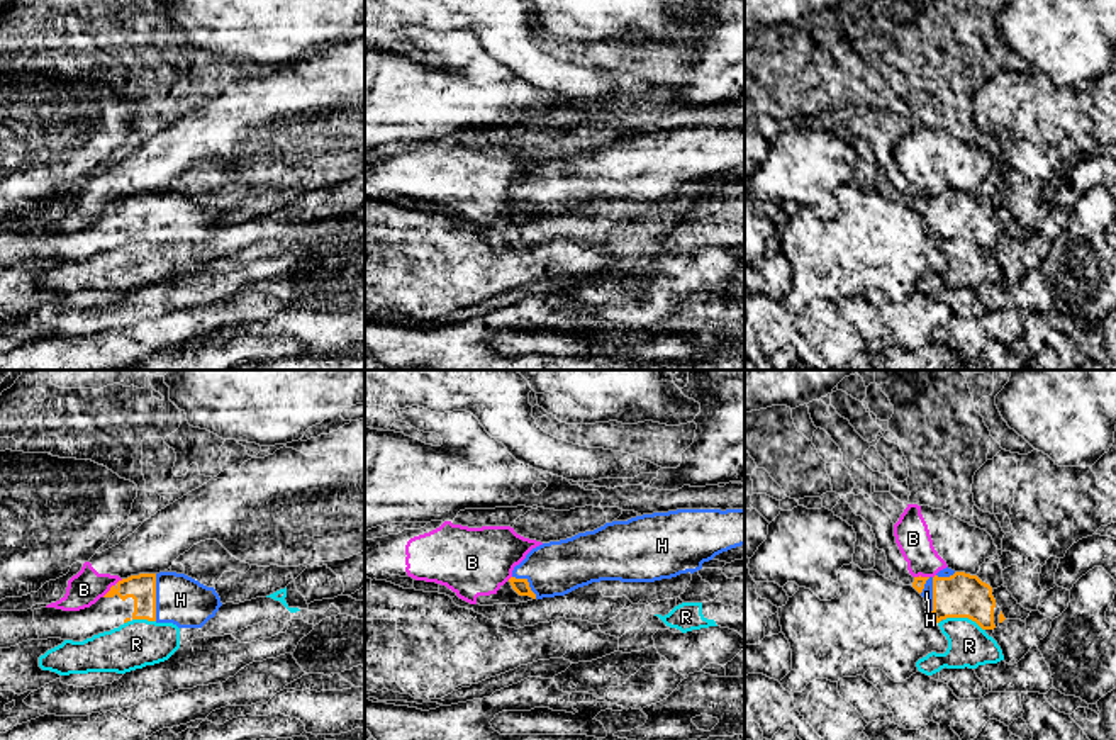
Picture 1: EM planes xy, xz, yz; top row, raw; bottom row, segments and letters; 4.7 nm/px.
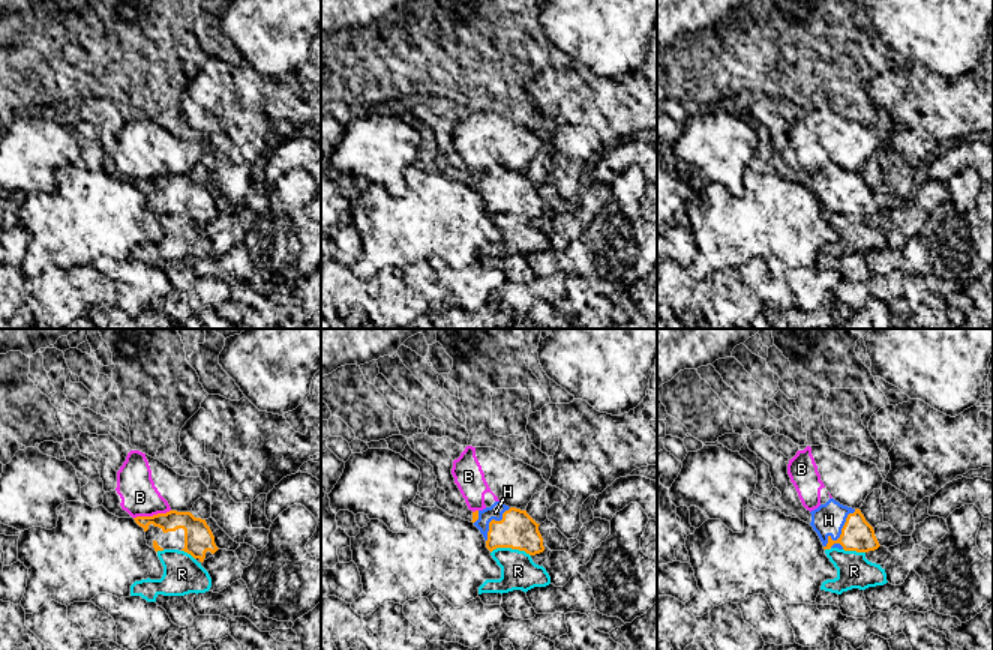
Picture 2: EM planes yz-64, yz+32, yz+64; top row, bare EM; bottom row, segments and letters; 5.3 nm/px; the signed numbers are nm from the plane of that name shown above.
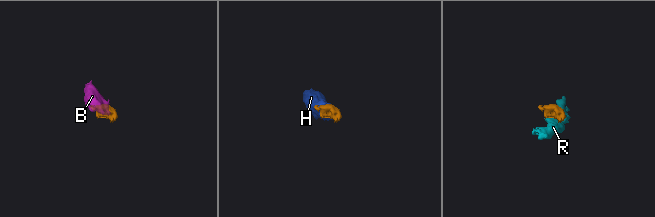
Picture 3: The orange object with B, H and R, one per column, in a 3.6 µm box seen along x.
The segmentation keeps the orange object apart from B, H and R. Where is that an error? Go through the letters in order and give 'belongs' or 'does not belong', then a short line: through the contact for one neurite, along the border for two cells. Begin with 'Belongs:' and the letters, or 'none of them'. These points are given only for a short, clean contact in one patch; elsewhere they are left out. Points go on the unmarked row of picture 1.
Belongs: H
B: does not belong; line xy (122, 199), (102, 216)
H: belongs; line yz (960, 214), (933, 214), (926, 213)
R: does not belong; line yz (943, 238), (970, 238), (984, 250)

